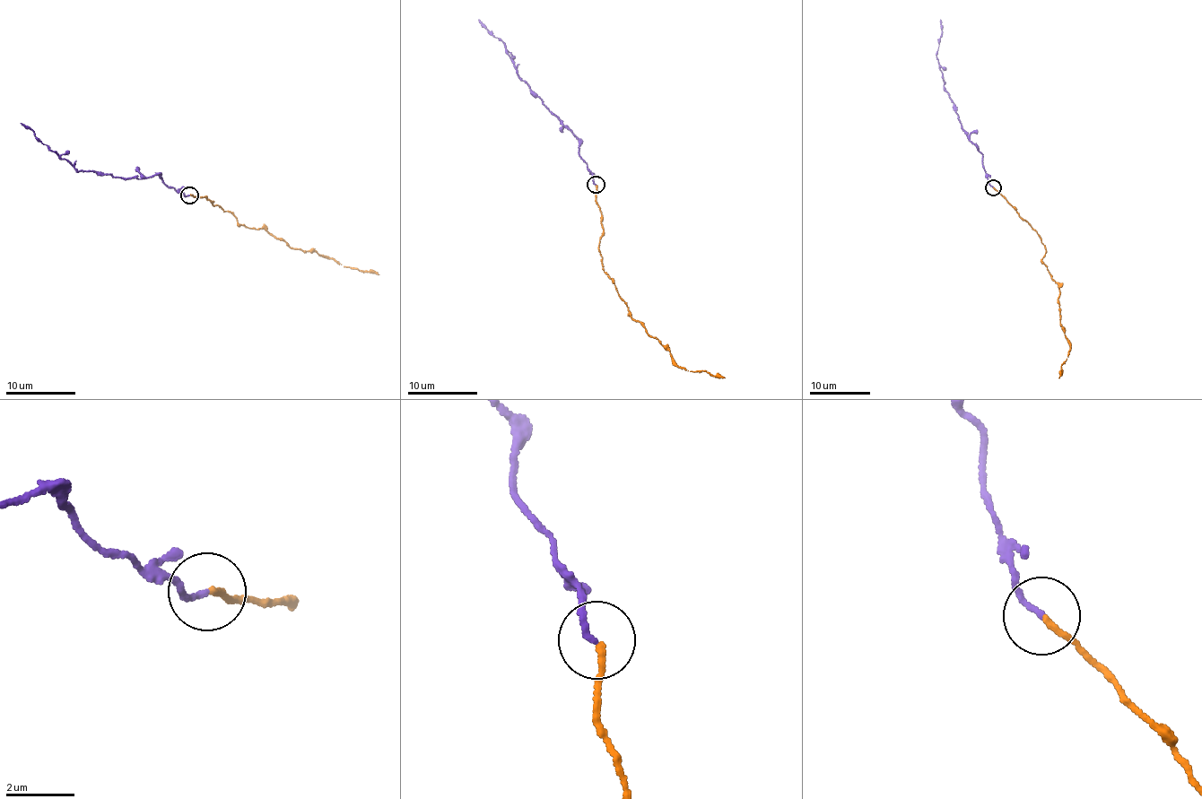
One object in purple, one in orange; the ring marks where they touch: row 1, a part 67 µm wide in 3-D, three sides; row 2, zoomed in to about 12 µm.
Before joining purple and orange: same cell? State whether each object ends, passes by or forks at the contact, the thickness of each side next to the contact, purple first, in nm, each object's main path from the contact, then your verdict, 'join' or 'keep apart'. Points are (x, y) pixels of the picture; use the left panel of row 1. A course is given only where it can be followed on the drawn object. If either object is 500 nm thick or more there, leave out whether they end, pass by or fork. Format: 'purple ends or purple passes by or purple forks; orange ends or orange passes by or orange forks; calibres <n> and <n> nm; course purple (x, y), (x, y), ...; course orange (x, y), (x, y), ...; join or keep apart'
purple ends; orange ends; calibres 160 and 170 nm; course purple (189, 195), (185, 195), (158, 175), (124, 178), (82, 171), (52, 151), (21, 123); course orange (190, 194), (212, 200), (238, 223), (267, 230), (293, 247), (378, 274); join

